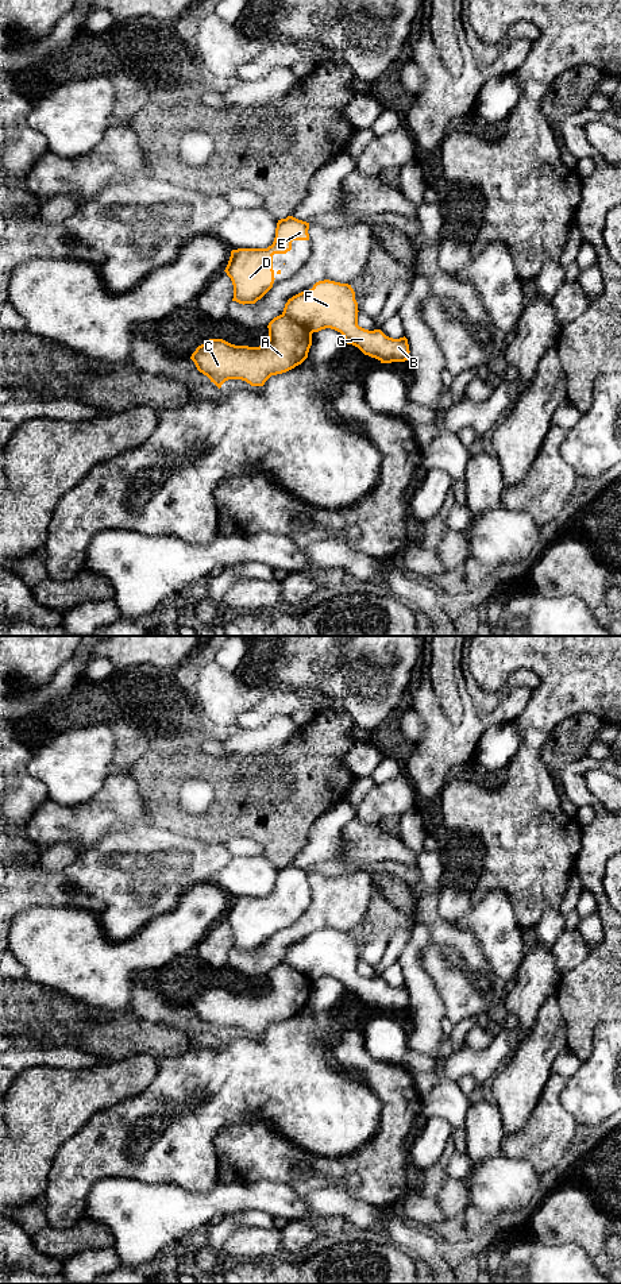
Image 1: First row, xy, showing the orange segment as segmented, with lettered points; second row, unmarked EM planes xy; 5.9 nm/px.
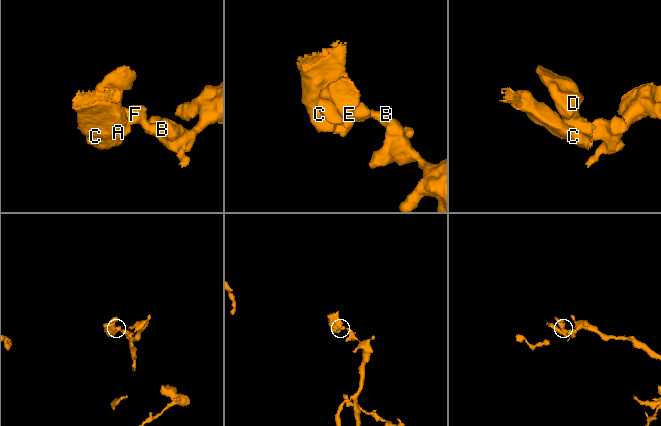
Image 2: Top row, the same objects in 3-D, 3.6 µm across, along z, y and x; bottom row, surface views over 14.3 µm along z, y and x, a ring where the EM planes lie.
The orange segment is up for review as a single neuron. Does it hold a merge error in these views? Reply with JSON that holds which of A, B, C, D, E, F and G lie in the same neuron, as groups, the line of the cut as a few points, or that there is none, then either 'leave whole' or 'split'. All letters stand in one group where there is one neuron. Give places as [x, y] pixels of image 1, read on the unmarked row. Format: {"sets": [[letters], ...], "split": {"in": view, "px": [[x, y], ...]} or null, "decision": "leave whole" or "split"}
{"sets": [["A", "C"], ["B", "D", "E", "F", "G"]], "split": {"in": "xy", "px": [[282, 961], [286, 961], [312, 980]]}, "decision": "split"}

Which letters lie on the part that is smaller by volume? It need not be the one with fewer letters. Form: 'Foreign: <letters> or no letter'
Foreign: A, C

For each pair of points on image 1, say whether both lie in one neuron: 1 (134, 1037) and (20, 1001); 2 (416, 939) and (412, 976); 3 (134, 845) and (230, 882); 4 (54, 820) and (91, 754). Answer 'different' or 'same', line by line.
1: same
2: same
3: different
4: different

